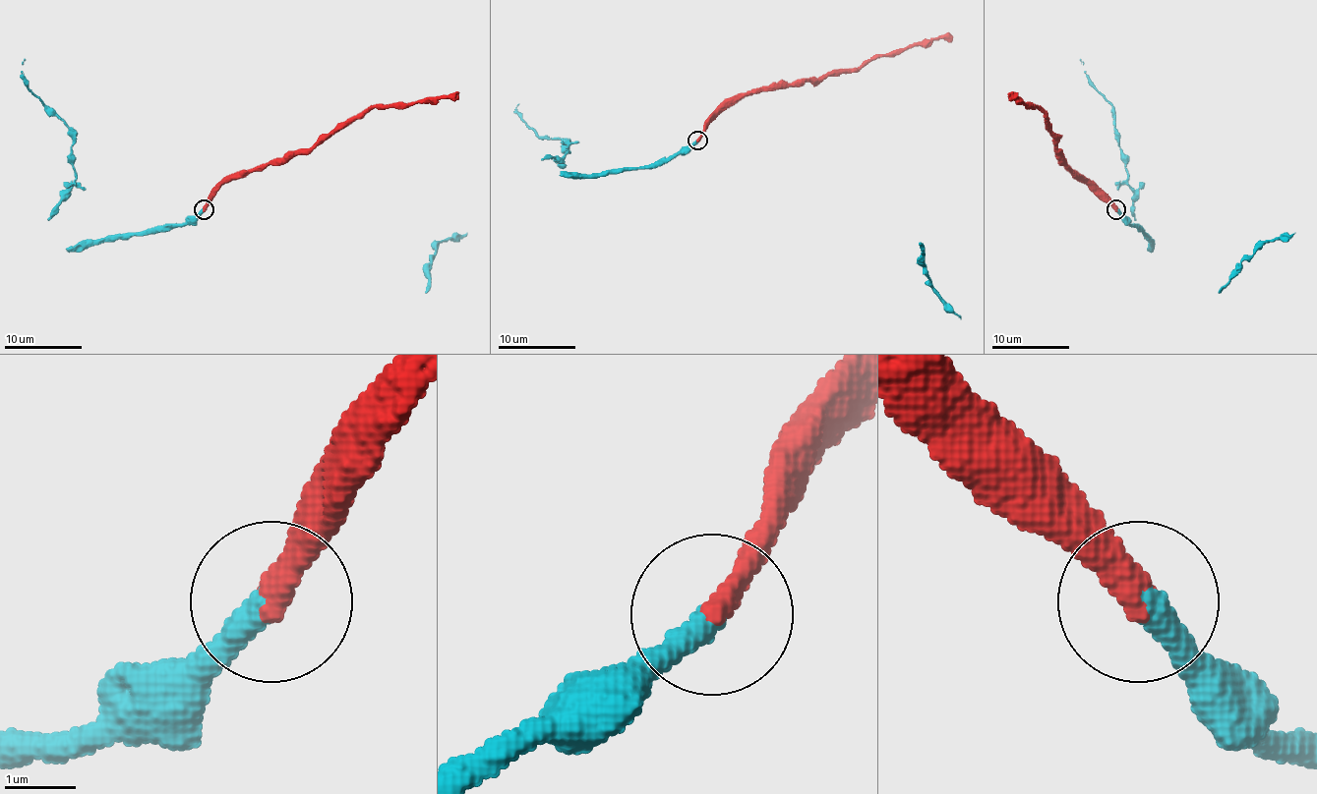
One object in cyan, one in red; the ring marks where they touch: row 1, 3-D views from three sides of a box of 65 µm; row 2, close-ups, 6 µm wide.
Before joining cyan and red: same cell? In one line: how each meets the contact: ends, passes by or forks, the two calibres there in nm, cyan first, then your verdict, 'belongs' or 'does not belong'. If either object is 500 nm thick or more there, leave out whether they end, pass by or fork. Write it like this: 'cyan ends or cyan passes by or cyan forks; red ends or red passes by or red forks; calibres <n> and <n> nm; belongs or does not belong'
cyan ends; red ends; calibres 360 and 400 nm; belongs

